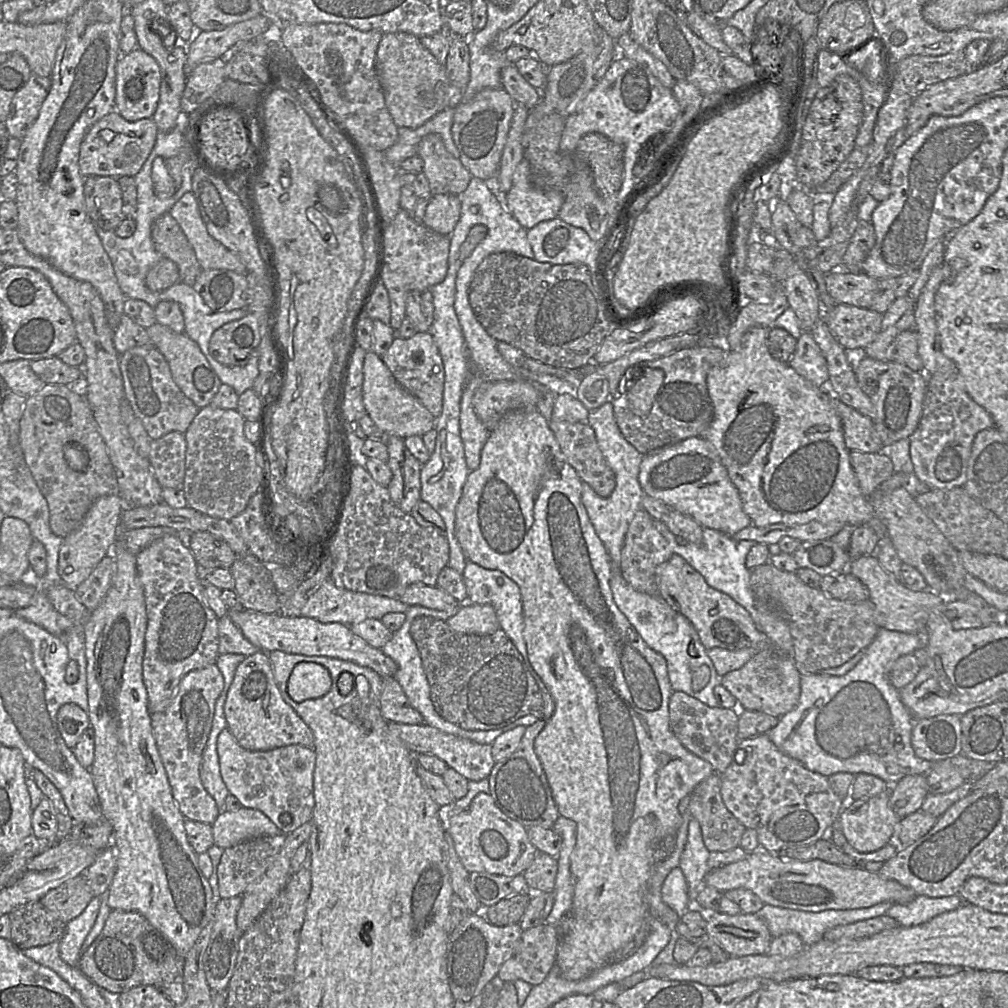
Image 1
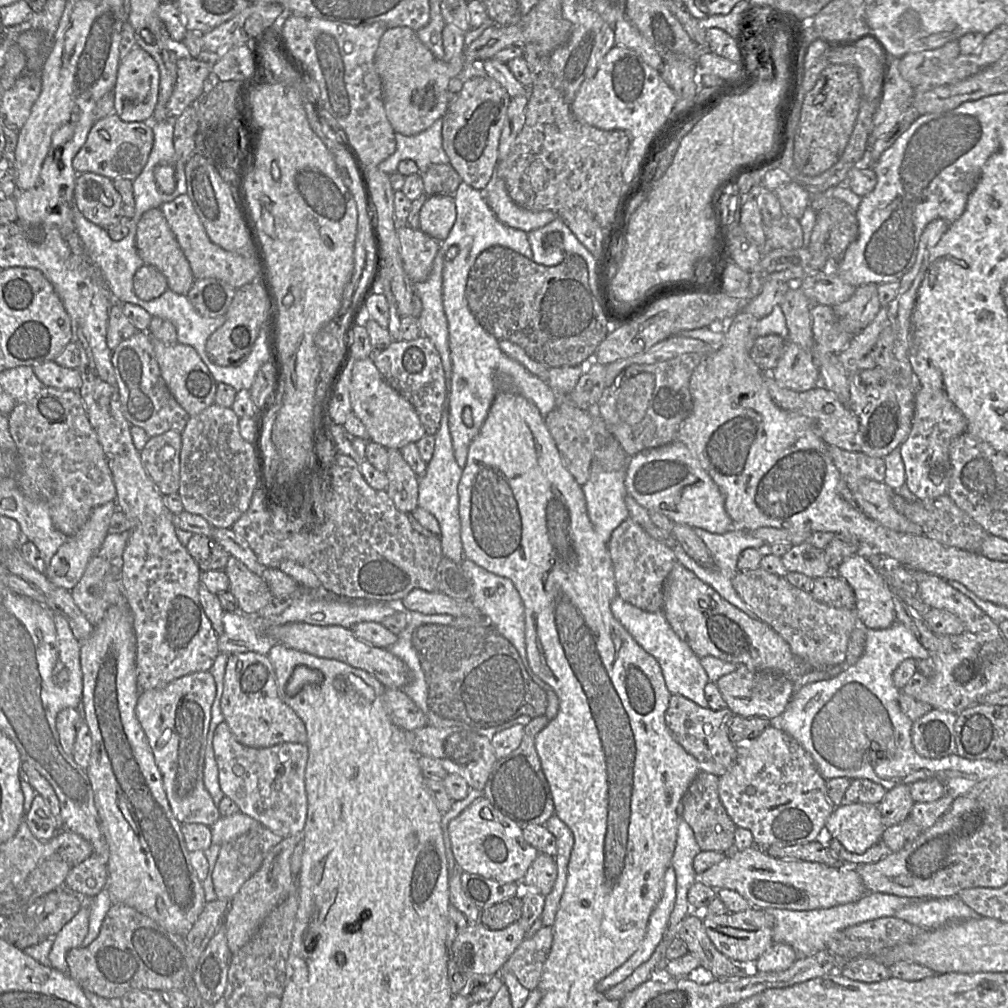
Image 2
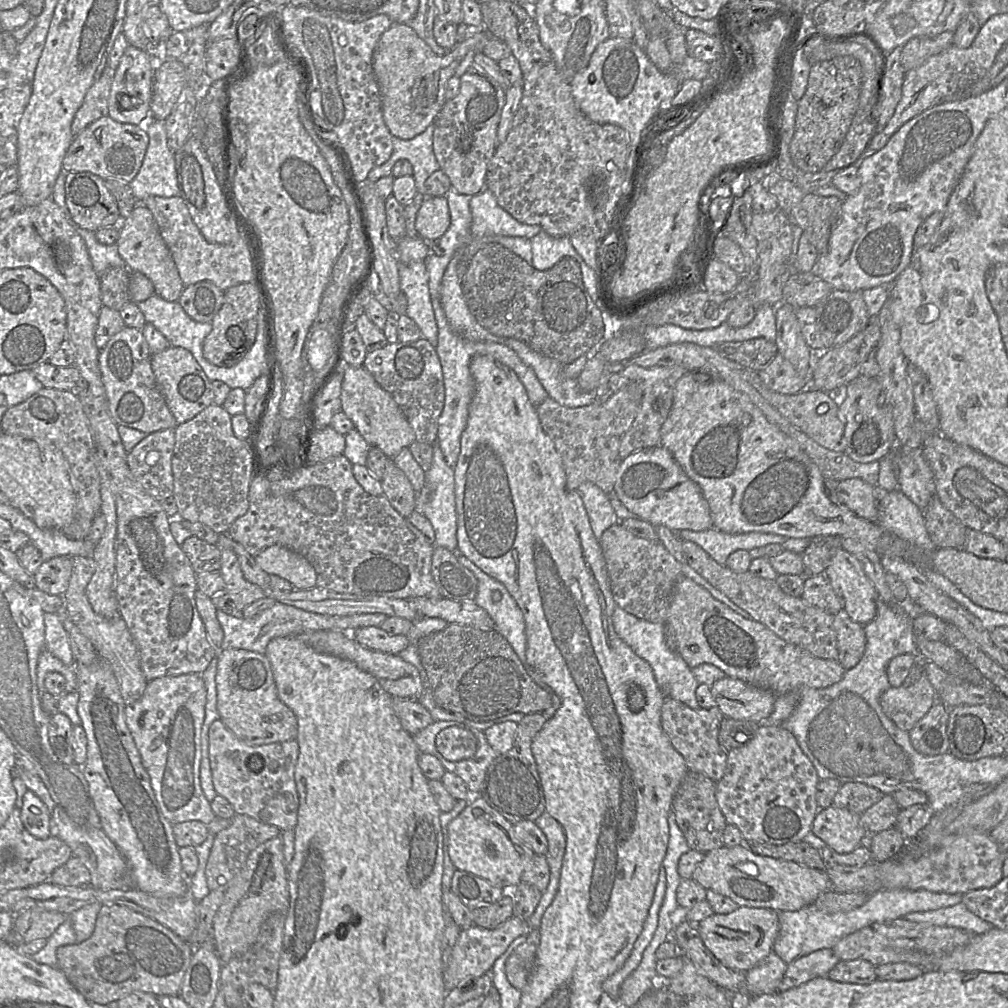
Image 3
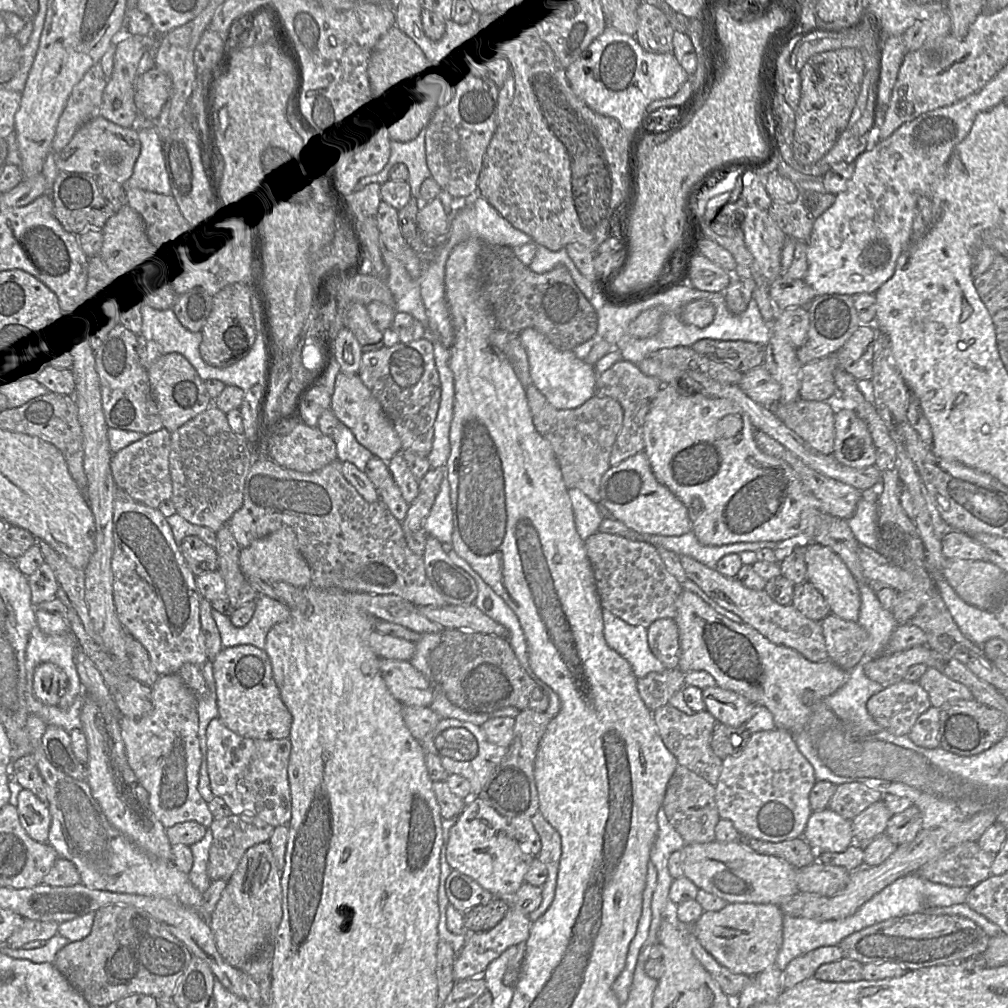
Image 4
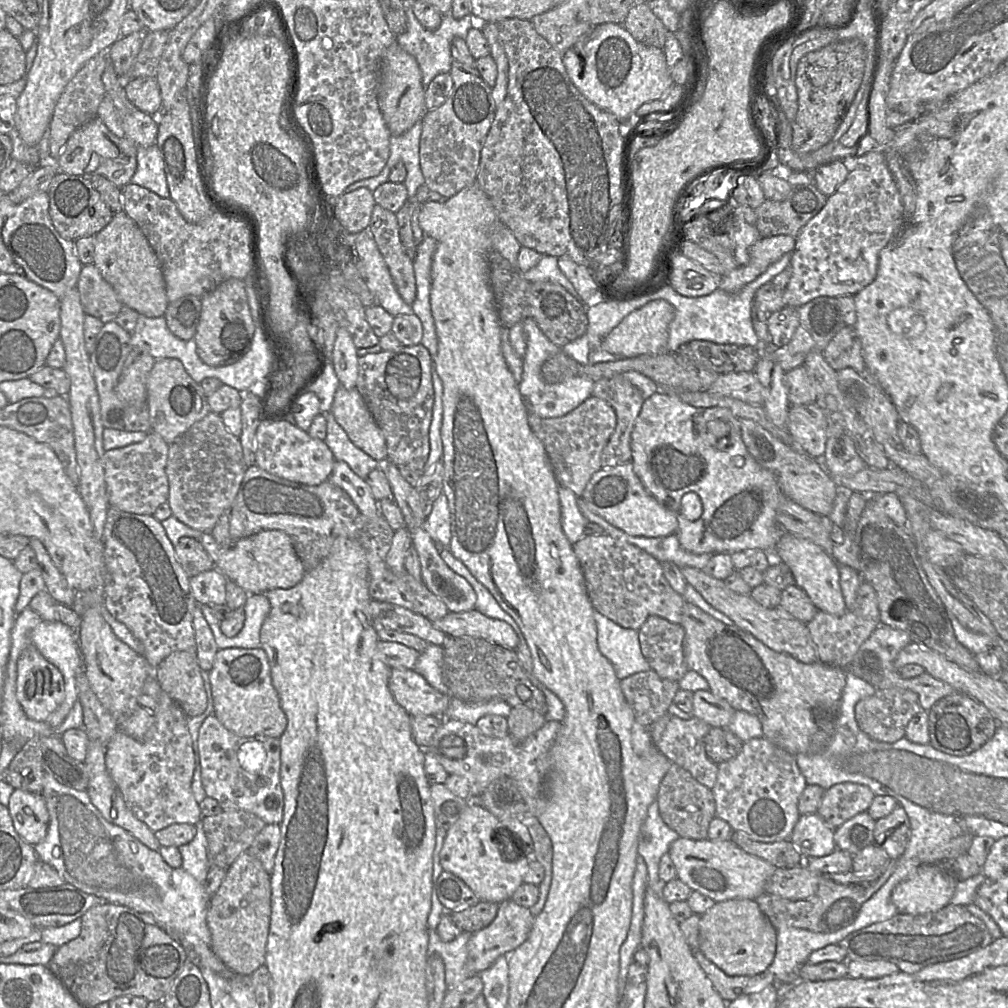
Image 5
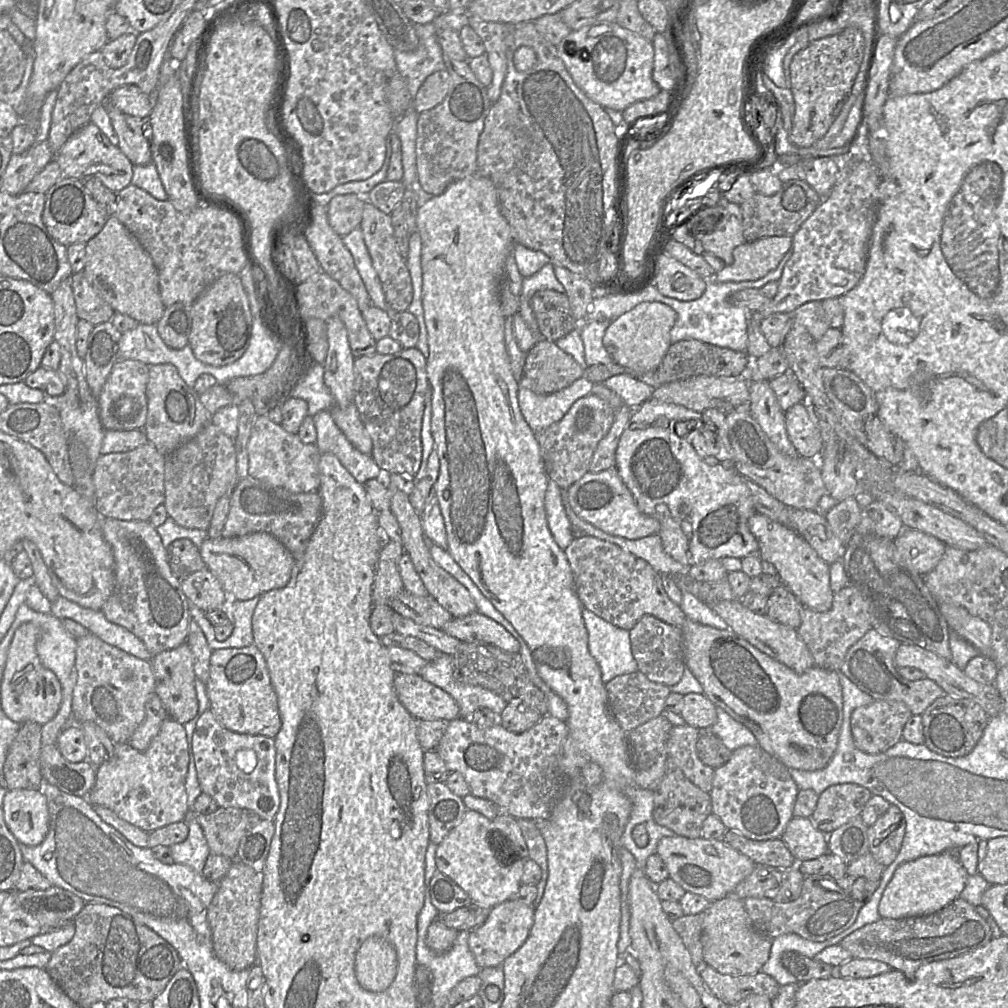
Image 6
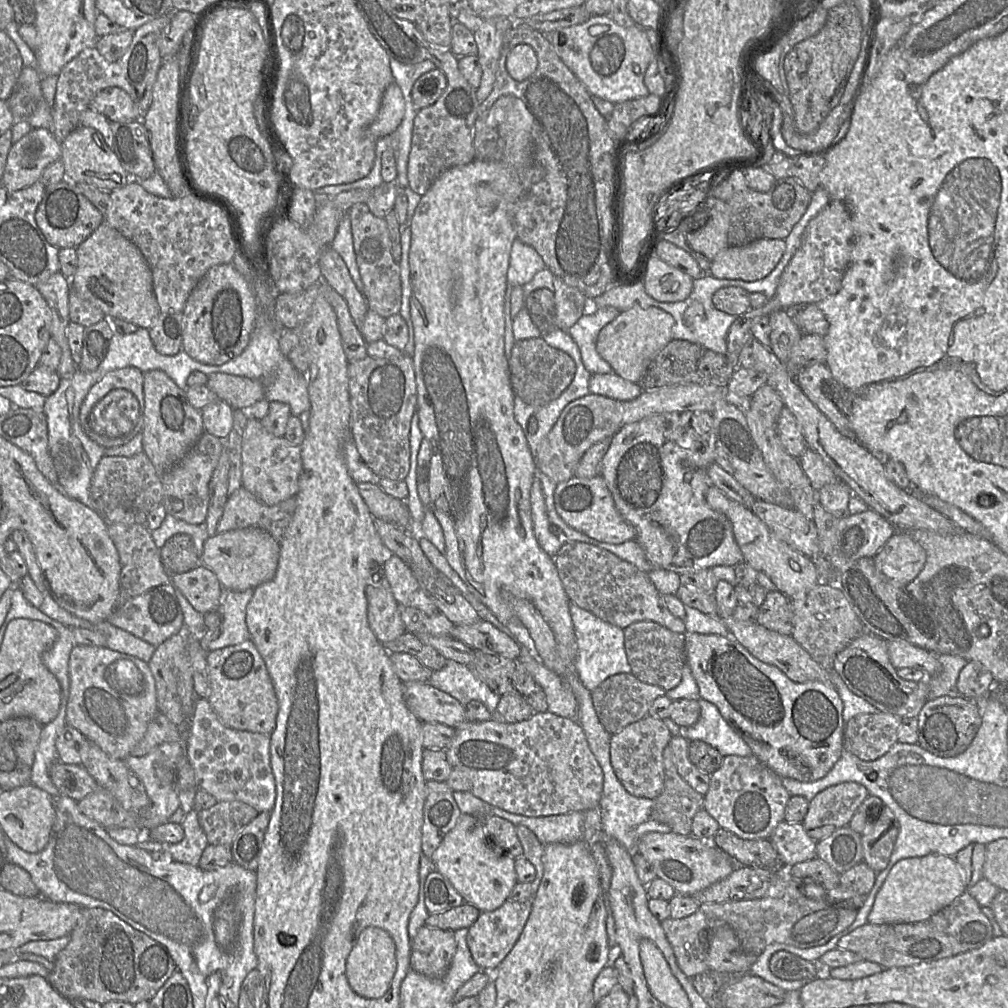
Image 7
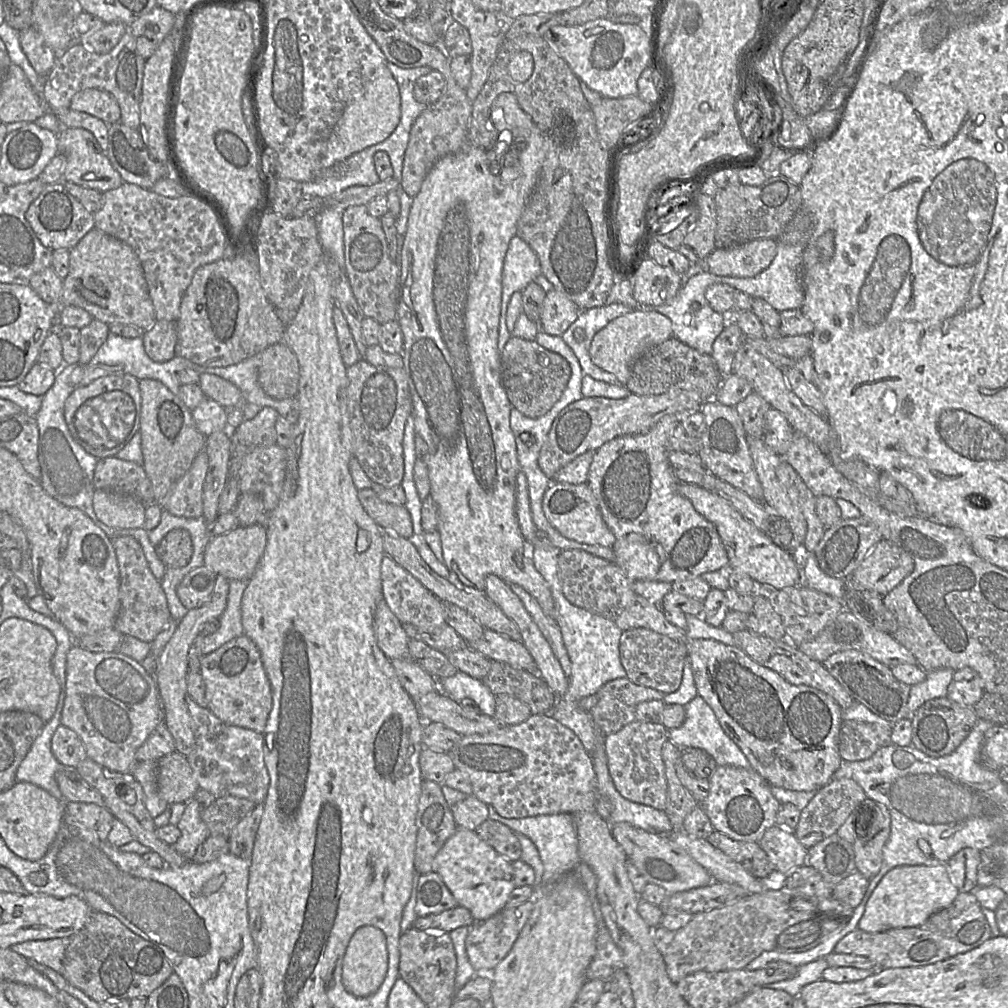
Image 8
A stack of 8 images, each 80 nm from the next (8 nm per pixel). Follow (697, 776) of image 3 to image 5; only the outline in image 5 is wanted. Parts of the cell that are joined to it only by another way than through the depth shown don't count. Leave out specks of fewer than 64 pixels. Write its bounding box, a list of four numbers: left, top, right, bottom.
[656,763,716,839]

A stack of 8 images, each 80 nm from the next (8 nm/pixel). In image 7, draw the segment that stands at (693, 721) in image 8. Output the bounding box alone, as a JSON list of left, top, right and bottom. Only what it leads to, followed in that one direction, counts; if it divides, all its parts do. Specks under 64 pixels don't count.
[679,698,751,757]

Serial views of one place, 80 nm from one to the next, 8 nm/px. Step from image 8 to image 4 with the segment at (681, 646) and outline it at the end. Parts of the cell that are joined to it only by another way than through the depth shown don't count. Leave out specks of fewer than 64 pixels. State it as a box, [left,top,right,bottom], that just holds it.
[647,618,679,669]

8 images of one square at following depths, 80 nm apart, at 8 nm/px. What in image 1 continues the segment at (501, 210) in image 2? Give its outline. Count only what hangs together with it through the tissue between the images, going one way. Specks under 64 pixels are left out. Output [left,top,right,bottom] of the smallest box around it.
[505,159,564,230]

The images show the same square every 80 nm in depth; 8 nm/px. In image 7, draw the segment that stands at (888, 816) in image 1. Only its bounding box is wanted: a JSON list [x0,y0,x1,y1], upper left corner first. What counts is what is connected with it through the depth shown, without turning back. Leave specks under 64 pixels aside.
[769,823,817,867]

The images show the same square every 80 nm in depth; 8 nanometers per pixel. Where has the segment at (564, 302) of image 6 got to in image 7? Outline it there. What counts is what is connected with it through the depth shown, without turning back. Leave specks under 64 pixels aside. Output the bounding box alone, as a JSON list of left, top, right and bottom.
[525,288,557,335]

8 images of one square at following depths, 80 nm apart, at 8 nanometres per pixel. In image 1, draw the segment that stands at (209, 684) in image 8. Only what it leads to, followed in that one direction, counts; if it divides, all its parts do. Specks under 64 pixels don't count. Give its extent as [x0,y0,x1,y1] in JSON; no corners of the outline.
[224,652,314,751]

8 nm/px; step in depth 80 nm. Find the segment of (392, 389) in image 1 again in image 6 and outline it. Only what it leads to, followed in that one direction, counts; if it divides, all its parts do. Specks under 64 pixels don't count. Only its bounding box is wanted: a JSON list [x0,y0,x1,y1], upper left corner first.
[332,403,372,455]

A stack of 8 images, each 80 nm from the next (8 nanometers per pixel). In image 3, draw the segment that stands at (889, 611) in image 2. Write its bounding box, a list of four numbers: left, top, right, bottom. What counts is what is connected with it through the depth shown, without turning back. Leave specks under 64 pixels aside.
[824,549,878,626]

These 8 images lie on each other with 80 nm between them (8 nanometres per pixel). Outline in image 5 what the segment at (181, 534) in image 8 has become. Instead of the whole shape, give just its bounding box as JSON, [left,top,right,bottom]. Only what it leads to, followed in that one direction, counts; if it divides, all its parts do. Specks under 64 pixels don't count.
[174,537,214,578]

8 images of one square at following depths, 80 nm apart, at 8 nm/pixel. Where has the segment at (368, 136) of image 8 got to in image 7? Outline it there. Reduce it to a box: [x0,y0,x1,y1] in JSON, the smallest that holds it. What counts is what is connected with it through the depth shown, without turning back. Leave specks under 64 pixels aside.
[368,82,405,139]

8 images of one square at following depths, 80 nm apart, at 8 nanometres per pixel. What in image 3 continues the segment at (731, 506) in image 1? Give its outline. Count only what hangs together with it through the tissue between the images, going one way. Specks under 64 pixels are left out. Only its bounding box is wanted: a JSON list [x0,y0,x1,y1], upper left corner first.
[613,446,713,532]

